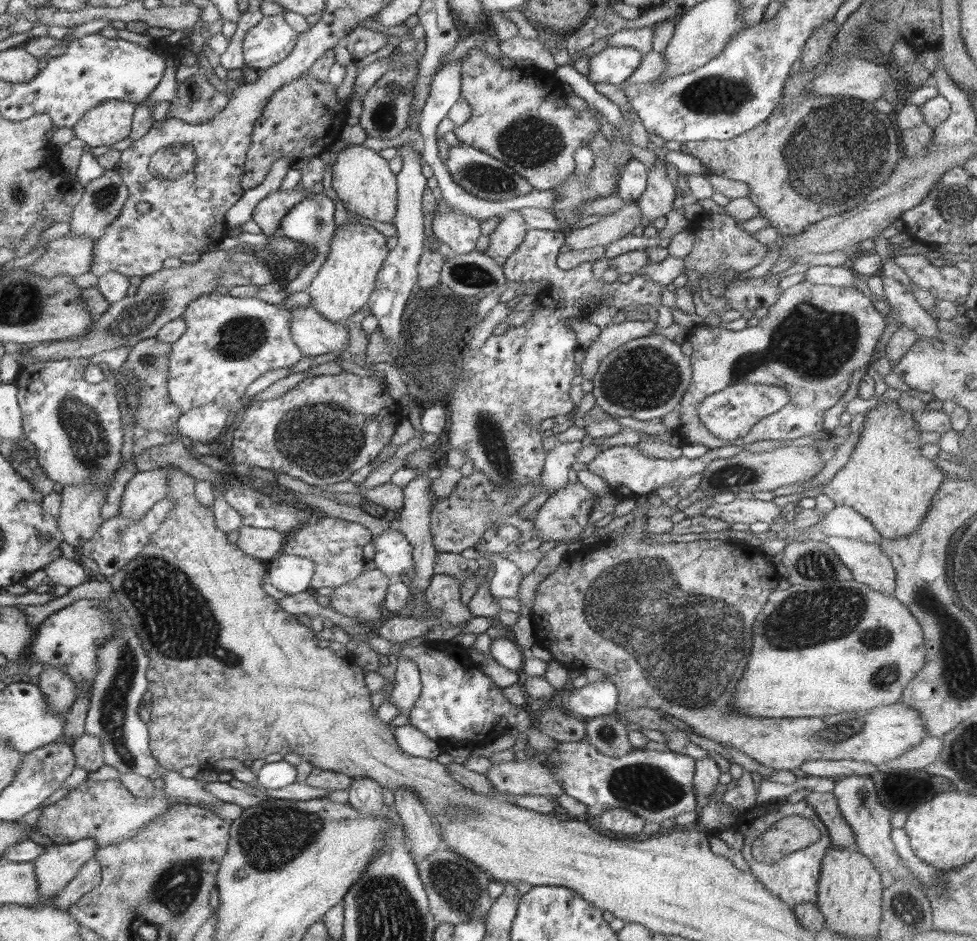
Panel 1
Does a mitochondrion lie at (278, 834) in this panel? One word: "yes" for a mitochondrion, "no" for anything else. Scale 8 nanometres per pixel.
yes

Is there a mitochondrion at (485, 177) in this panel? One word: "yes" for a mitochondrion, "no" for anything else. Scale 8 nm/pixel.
yes

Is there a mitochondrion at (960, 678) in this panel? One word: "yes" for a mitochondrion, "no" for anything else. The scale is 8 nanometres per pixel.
yes

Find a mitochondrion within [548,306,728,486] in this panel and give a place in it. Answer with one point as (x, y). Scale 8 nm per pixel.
(644, 378)

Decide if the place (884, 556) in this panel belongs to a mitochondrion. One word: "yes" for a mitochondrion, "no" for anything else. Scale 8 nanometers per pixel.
no

